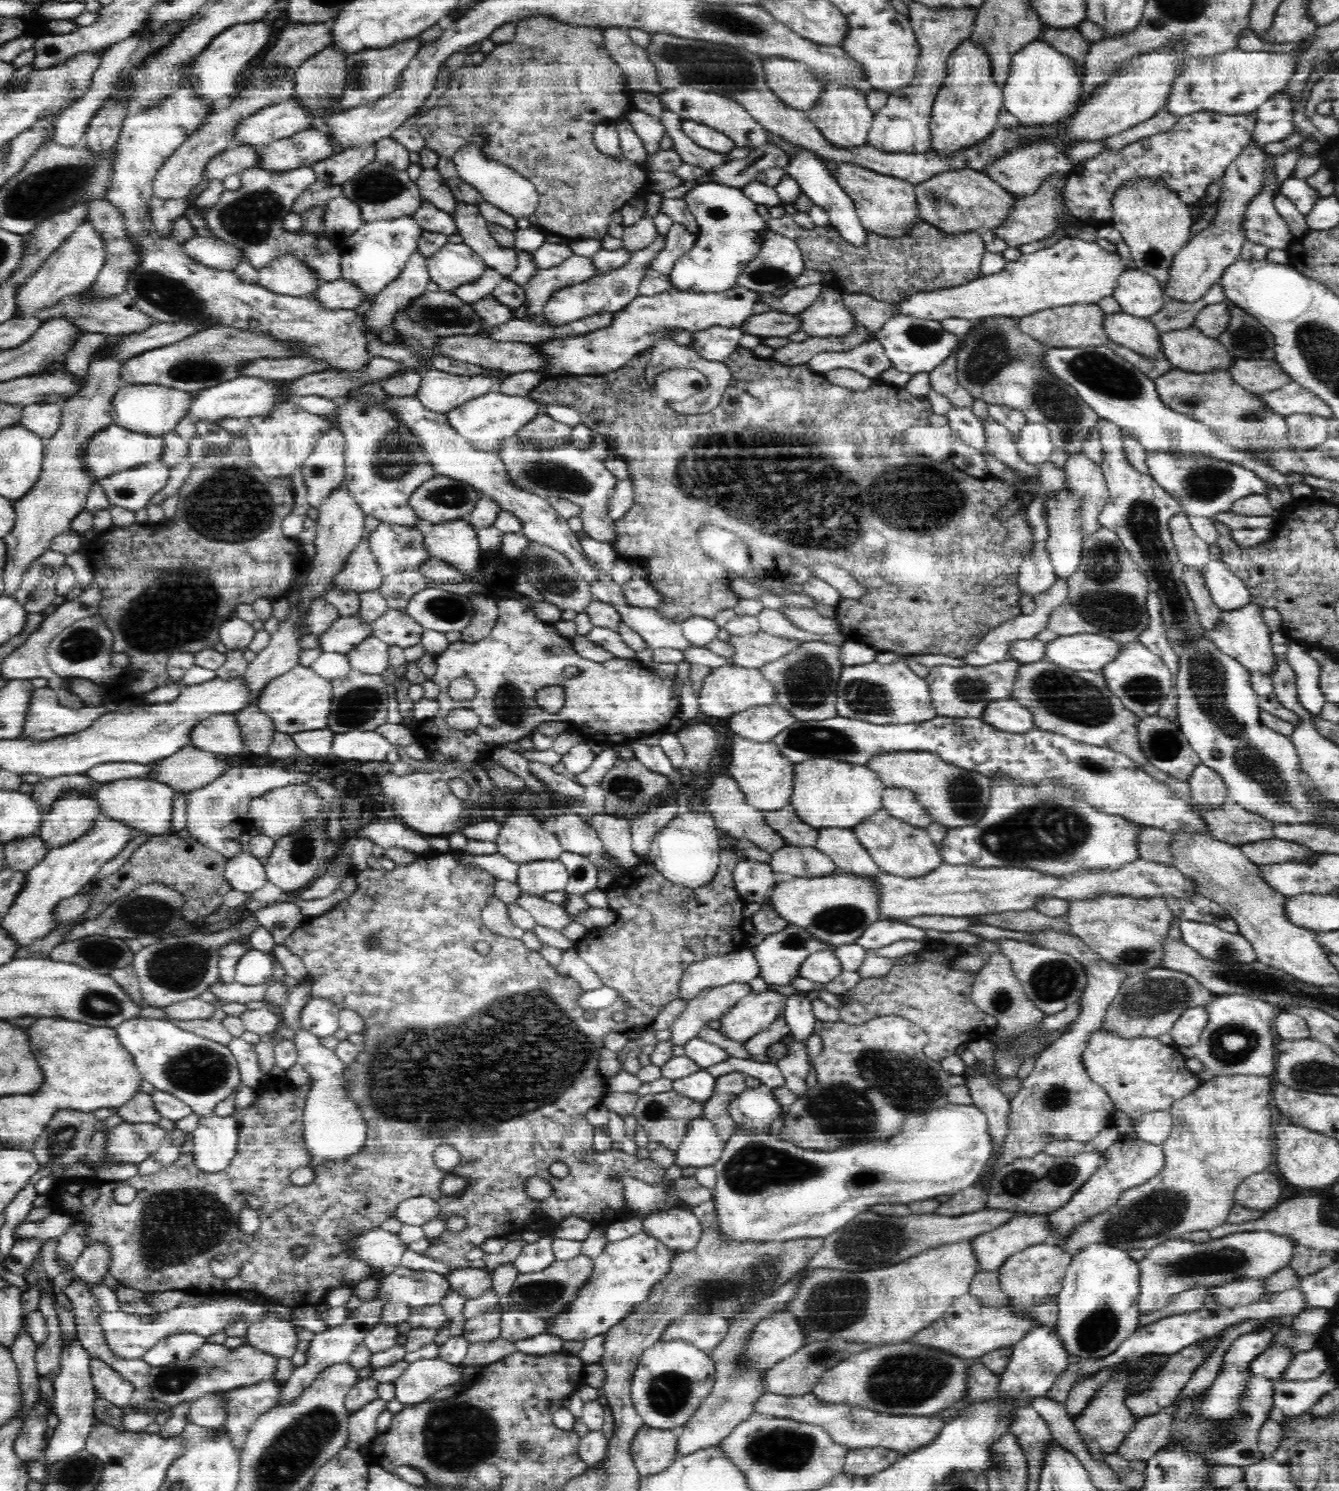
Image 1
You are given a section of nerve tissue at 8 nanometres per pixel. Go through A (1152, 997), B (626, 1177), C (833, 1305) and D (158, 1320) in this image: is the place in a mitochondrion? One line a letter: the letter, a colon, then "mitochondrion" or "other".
A: mitochondrion
B: other
C: mitochondrion
D: other

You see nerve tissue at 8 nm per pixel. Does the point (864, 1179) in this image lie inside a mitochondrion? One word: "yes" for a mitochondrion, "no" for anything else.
yes

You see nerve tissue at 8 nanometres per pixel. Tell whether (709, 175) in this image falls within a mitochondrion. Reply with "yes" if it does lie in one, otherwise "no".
no

